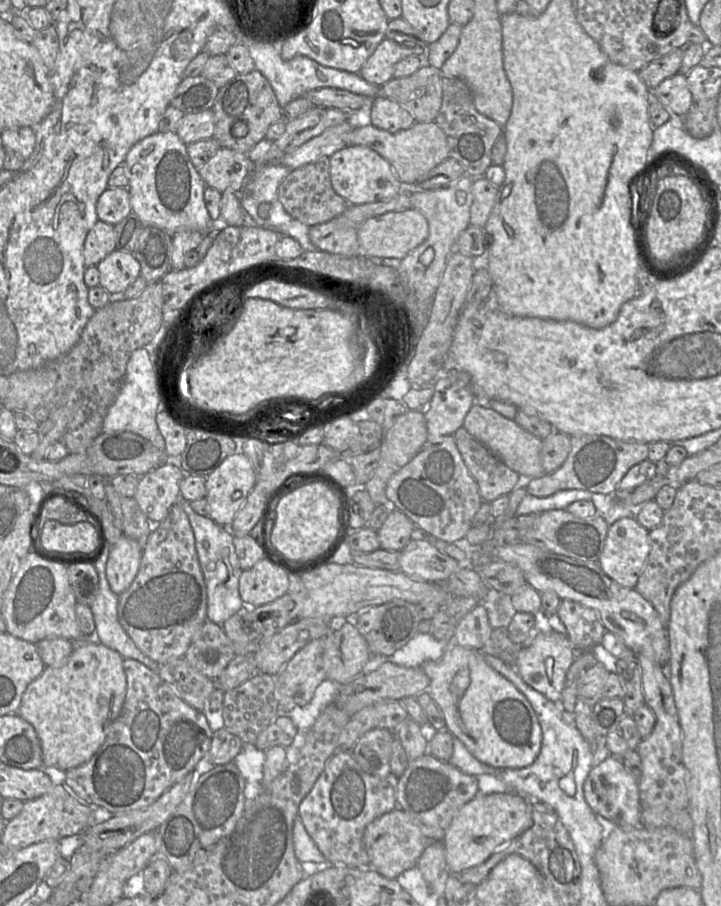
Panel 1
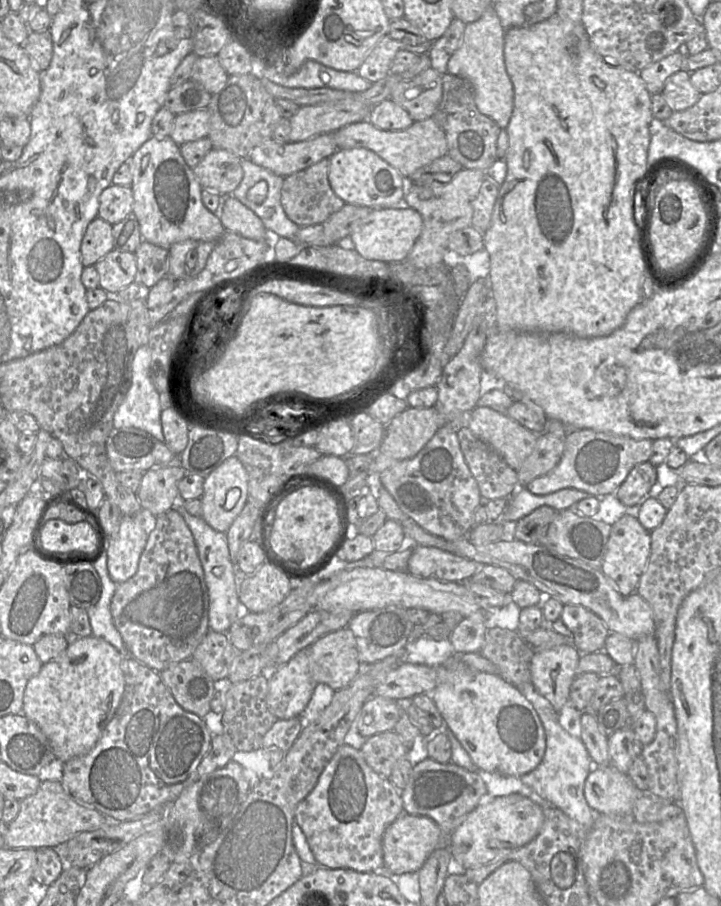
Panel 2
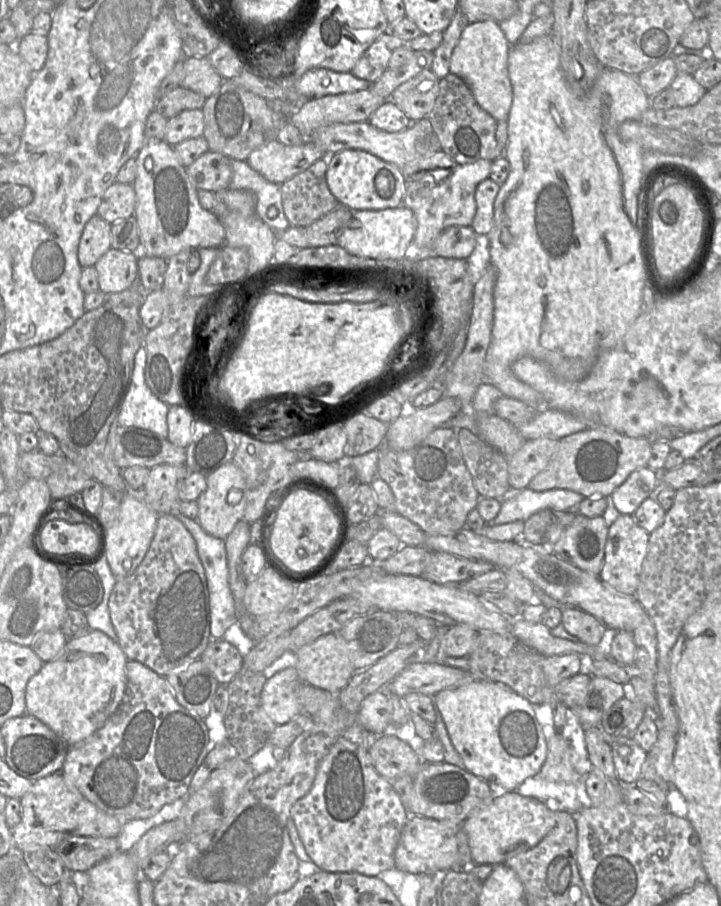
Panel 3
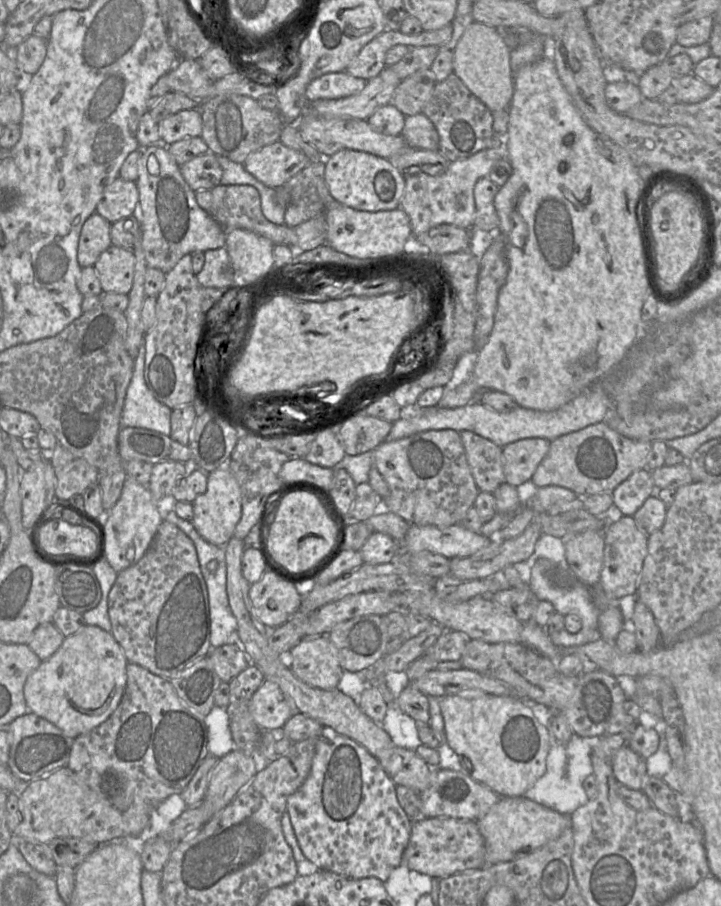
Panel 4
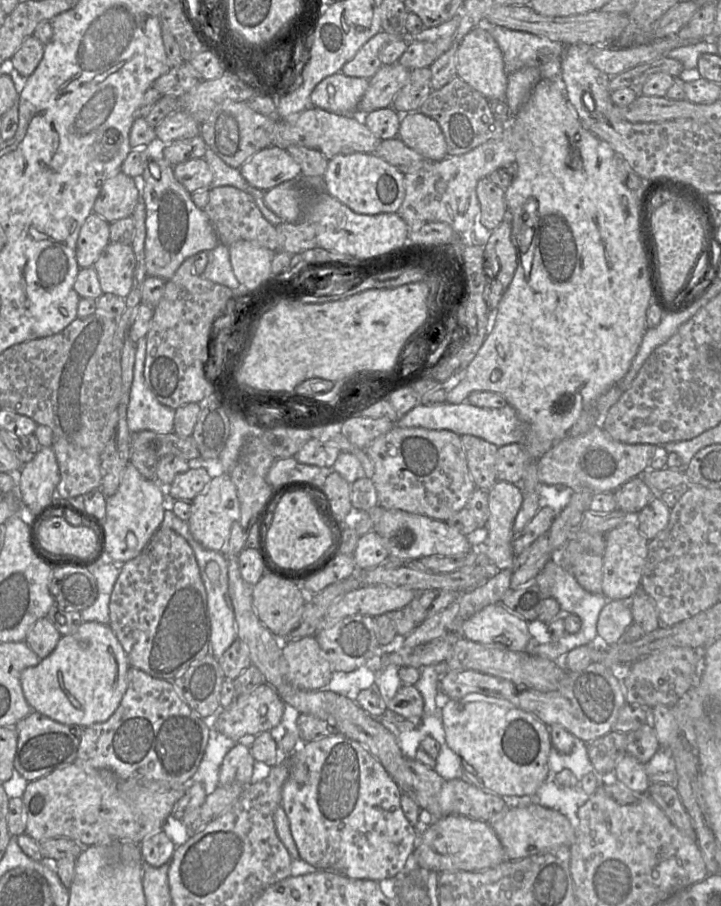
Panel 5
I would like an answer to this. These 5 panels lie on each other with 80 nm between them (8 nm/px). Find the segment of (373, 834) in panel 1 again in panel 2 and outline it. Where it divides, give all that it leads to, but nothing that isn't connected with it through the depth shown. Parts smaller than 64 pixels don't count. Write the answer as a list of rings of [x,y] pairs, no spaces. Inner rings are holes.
[[[403,812],[383,834],[383,867],[396,875],[418,872],[433,851],[440,848],[449,849],[449,846],[450,835],[445,835],[432,819]]]

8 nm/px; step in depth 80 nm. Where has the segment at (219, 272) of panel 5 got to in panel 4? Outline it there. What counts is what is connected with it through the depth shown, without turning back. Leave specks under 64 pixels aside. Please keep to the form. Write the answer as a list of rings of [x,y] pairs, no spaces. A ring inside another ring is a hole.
[[[226,247],[205,251],[204,255],[204,266],[196,275],[198,282],[206,288],[235,288],[234,271]]]

